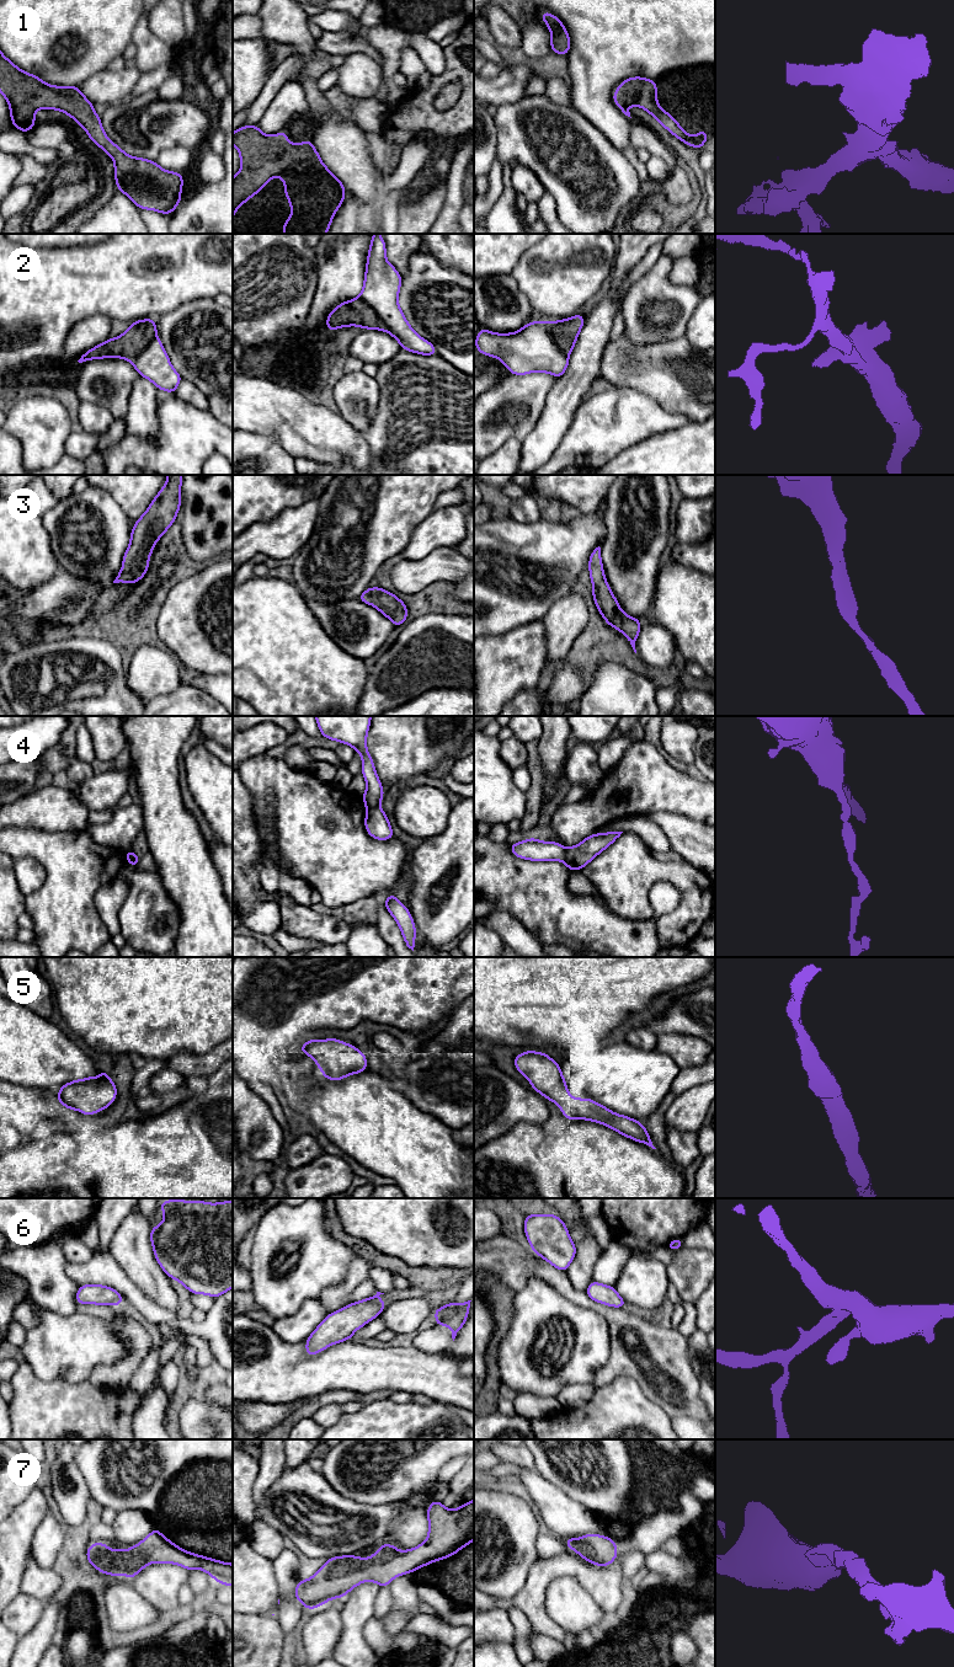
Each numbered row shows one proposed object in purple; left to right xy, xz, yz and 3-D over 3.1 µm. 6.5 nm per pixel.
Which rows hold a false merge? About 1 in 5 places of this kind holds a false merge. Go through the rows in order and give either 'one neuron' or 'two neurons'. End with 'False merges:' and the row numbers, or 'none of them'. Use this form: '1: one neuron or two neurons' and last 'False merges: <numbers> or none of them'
1: one neuron
2: two neurons
3: one neuron
4: two neurons
5: one neuron
6: one neuron
7: one neuron
False merges: 2, 4

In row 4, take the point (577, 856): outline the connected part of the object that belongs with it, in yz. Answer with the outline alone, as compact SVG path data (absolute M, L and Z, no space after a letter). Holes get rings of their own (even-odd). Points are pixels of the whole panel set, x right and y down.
M608 832L602 834L591 834L580 844L566 849L565 865L570 871L581 870L593 857L615 841L623 832Z

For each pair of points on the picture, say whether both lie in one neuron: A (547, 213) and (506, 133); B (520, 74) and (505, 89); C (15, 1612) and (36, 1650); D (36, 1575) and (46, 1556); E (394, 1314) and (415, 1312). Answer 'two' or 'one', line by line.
A: two
B: one
C: two
D: two
E: one

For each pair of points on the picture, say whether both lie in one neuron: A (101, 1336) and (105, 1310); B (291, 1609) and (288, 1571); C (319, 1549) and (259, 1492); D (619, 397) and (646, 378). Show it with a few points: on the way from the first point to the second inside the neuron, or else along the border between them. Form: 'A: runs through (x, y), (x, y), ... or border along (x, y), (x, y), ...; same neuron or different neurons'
A: border along (76, 1310), (107, 1320), (122, 1316), (126, 1339); different neurons
B: runs through (288, 1599), (288, 1581); same neuron
C: border along (281, 1474), (267, 1490), (256, 1511); different neurons
D: border along (614, 386), (633, 388), (651, 396), (657, 402); different neurons

